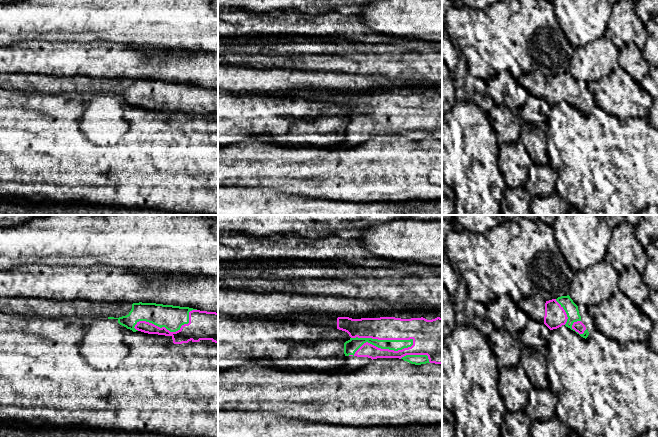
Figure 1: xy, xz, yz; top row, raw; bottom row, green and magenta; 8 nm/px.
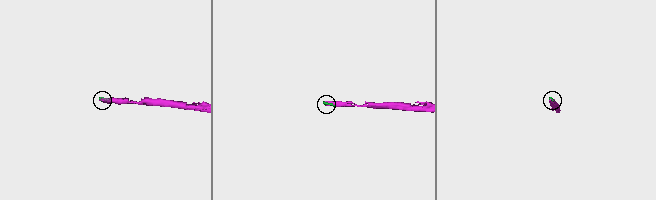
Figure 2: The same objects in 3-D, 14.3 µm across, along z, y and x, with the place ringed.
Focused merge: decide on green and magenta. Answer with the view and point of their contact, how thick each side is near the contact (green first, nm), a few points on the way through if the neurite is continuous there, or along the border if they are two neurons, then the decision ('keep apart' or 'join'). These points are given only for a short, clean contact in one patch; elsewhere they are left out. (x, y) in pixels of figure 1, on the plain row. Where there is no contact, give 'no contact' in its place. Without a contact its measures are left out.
meets green in xz at (382, 124); 110 nm thick on the green side, 190 nm on the other; join

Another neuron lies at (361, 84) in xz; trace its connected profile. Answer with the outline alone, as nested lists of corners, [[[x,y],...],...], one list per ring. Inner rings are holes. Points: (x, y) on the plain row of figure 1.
[[[218,65],[218,88],[232,91],[285,93],[308,89],[329,94],[352,95],[391,93],[393,88],[423,87],[430,82],[389,79],[344,73],[315,72],[282,68],[244,68]]]

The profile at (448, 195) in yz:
[[[442,181],[442,215],[454,215],[455,192],[452,187]]]

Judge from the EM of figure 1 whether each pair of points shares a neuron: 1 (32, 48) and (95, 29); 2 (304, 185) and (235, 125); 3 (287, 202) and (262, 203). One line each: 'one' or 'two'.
1: two
2: two
3: one

